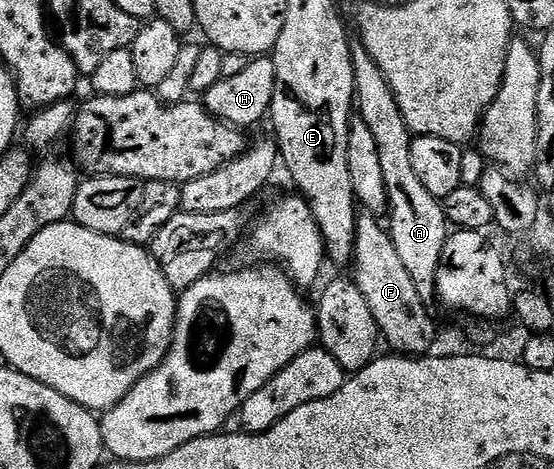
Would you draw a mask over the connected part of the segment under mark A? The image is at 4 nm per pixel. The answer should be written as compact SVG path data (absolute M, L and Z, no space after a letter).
M351 44L351 63L357 88L355 109L363 123L367 123L367 128L371 130L375 143L379 146L383 179L387 182L387 228L395 243L395 251L399 251L399 260L411 274L415 291L419 291L419 295L429 303L434 300L437 291L439 259L443 255L443 247L451 232L451 226L445 217L445 207L415 176L415 171L411 167L413 137L403 119L403 111L399 111L399 103L395 103L395 91L391 91L383 71L379 71L379 65L375 63L375 59L371 59L365 45Z

